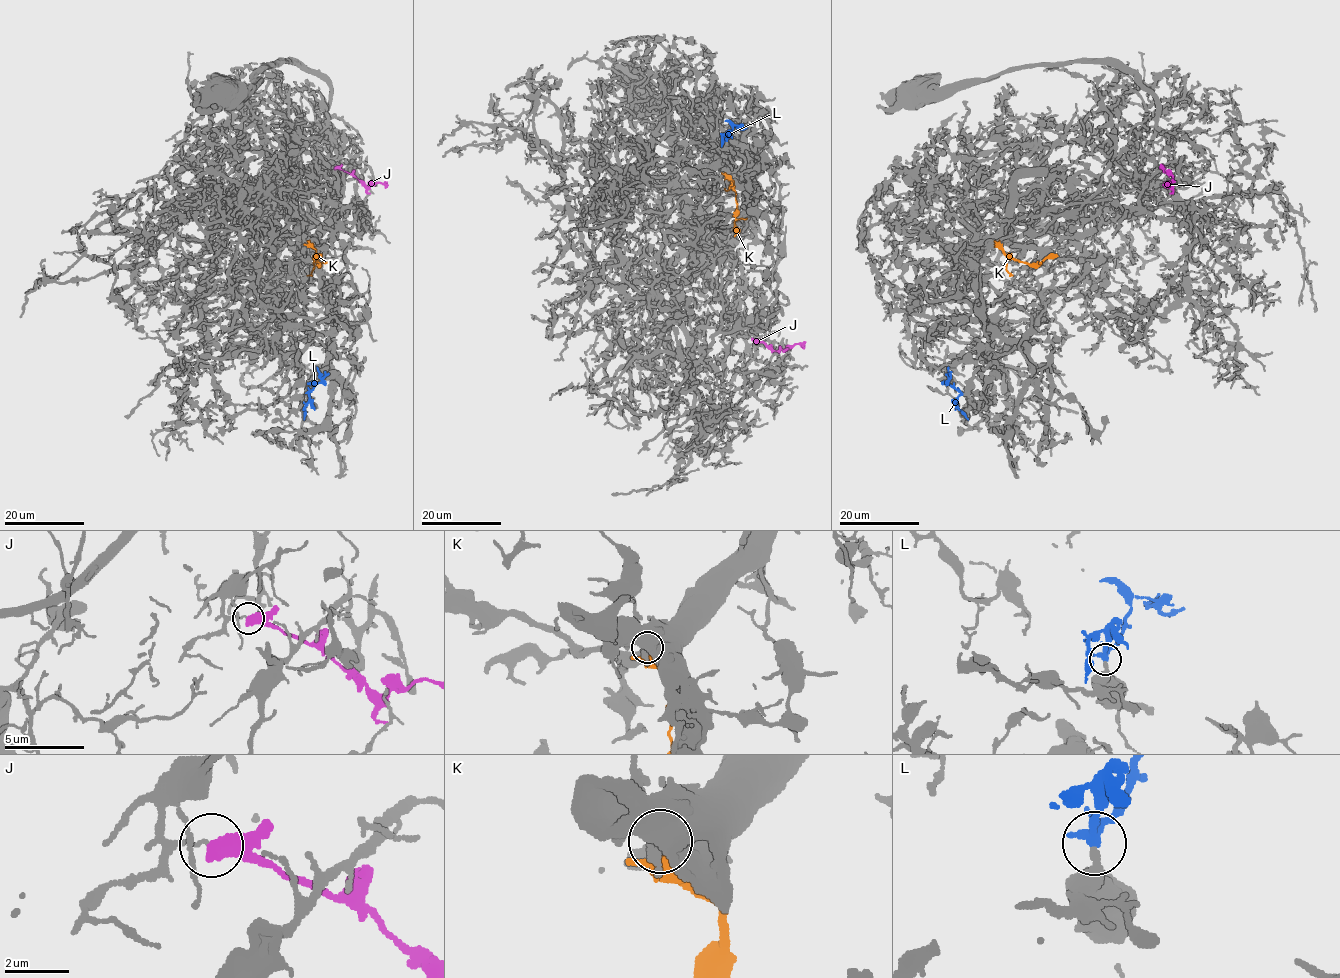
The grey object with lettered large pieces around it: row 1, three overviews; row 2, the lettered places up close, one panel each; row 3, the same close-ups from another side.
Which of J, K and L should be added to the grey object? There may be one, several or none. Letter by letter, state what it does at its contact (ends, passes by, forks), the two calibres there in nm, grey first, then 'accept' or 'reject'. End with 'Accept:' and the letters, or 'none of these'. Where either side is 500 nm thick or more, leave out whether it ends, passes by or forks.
J: 90/550 nm | reject
K: it forks | 320/260 nm | reject
L: it forks | 320/240 nm | accept
Accept: L

